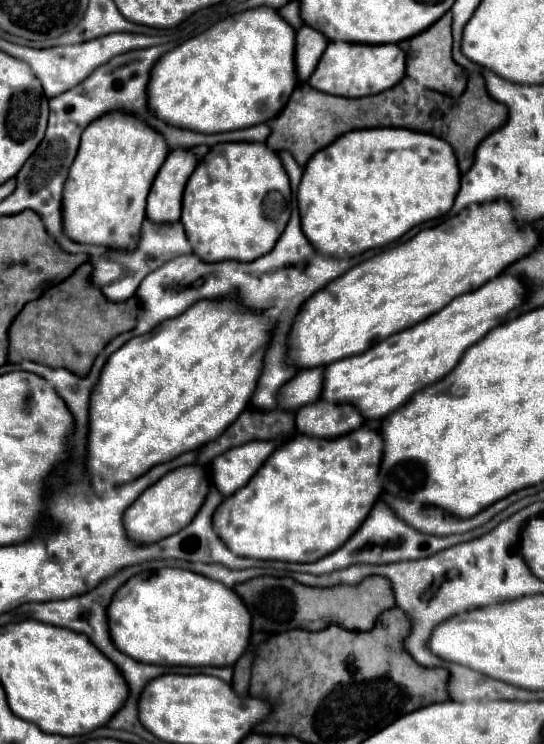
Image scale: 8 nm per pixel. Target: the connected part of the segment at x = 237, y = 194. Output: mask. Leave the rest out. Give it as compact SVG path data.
M228 142L212 146L212 150L198 162L196 170L192 172L184 190L182 224L194 254L202 262L252 262L276 246L276 240L282 236L290 220L290 210L290 182L278 154L272 152L266 144Z

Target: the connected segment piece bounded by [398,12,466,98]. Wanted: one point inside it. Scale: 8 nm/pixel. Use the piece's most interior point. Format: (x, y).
(429, 61)

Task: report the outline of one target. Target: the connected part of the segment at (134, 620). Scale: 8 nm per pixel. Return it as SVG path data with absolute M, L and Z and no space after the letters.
M162 568L154 576L148 576L148 578L130 578L118 590L118 594L112 598L112 604L108 606L108 624L110 624L114 644L120 646L124 654L128 654L134 660L140 660L144 664L164 664L164 666L234 666L246 654L246 650L250 646L250 638L252 638L252 616L250 616L248 608L244 606L244 602L240 602L240 596L236 596L236 592L232 588L226 588L224 584L210 580L202 574L196 574L190 570L180 570L180 568Z

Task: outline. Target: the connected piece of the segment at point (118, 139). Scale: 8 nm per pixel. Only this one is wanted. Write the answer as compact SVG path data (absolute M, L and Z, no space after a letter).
M104 116L84 130L62 194L64 234L78 244L136 250L146 218L146 196L168 156L164 138L132 116Z

